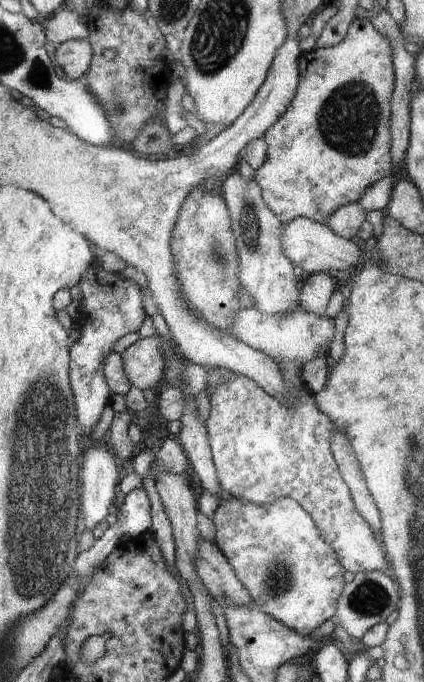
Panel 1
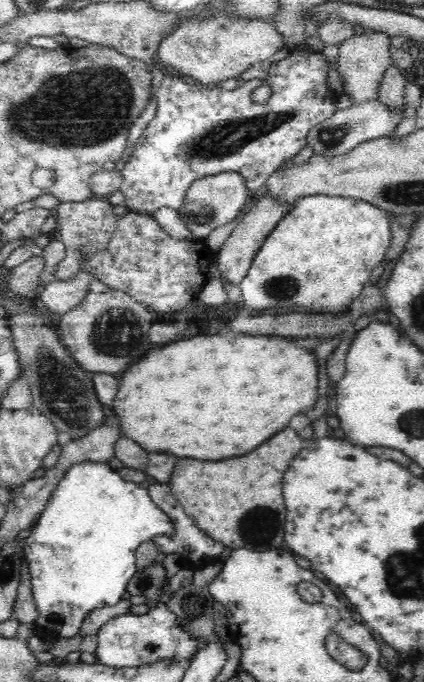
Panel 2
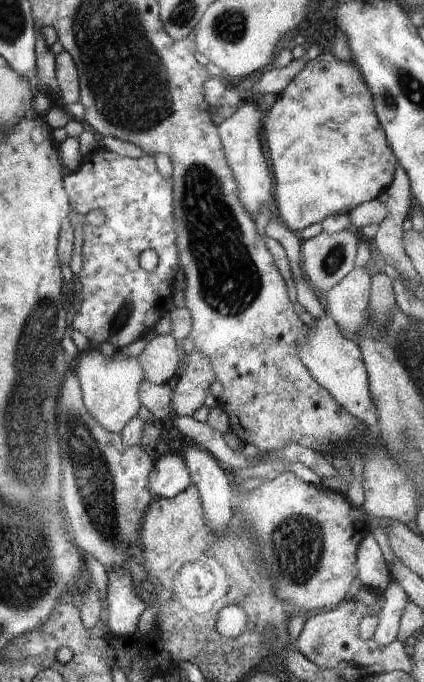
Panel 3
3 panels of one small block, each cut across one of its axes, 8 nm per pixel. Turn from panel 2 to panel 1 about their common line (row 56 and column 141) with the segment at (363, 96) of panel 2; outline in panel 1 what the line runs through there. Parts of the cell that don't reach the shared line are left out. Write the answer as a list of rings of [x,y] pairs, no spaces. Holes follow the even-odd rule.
[[[158,337],[141,338],[120,355],[131,386],[144,392],[164,382],[165,360]]]

